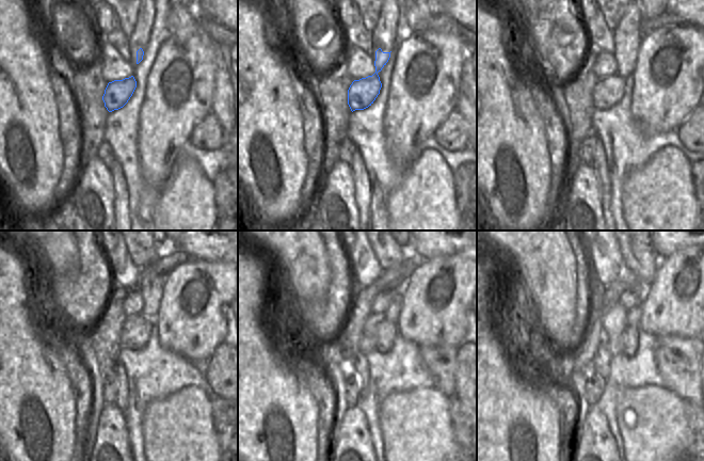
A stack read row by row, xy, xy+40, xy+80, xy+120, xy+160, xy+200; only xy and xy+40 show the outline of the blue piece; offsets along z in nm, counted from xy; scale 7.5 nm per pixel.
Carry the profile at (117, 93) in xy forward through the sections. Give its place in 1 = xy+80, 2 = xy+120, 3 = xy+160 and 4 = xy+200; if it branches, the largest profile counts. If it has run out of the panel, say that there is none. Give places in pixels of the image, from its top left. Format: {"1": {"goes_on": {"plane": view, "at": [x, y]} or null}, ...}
{"1": {"goes_on": {"plane": "xy+80", "at": [608, 91]}}, "2": {"goes_on": {"plane": "xy+120", "at": [136, 331]}}, "3": {"goes_on": {"plane": "xy+160", "at": [382, 338]}}, "4": {"goes_on": {"plane": "xy+200", "at": [629, 336]}}}

